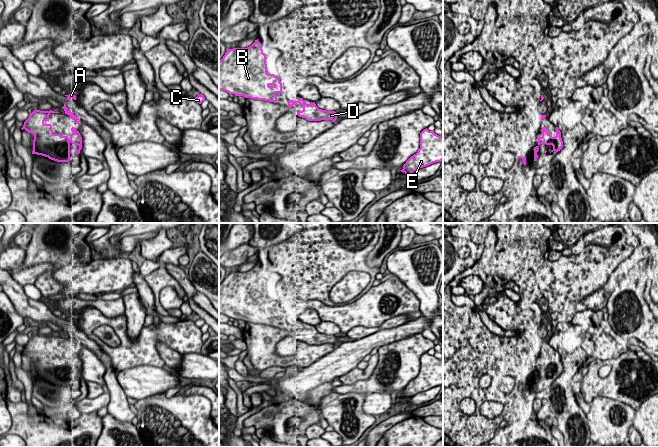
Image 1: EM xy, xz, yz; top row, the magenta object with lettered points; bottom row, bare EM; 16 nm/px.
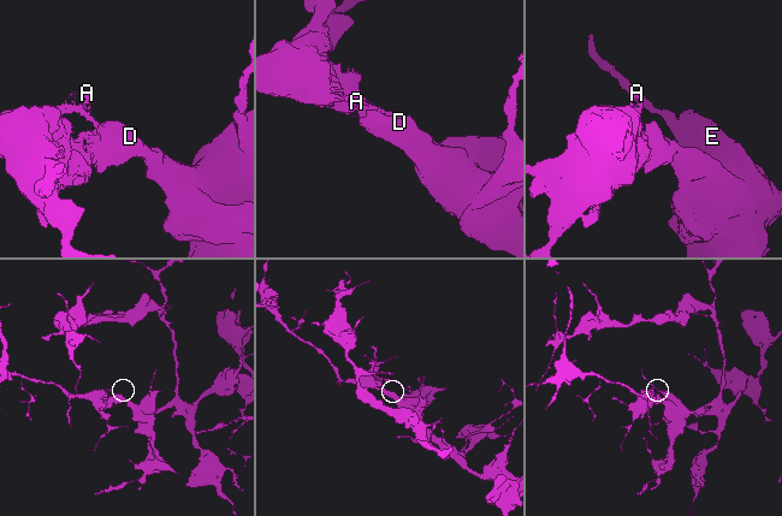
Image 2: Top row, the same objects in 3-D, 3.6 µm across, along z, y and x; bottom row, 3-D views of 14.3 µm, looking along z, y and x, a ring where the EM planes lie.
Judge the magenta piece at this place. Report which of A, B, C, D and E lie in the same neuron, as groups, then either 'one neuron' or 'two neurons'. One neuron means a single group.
A B C D E; one neuron

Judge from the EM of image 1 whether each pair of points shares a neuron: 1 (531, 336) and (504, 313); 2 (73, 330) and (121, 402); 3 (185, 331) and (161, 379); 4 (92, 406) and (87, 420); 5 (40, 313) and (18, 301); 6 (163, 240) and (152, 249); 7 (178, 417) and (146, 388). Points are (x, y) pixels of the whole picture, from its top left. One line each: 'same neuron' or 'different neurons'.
1: different neurons
2: same neuron
3: different neurons
4: different neurons
5: same neuron
6: same neuron
7: different neurons

